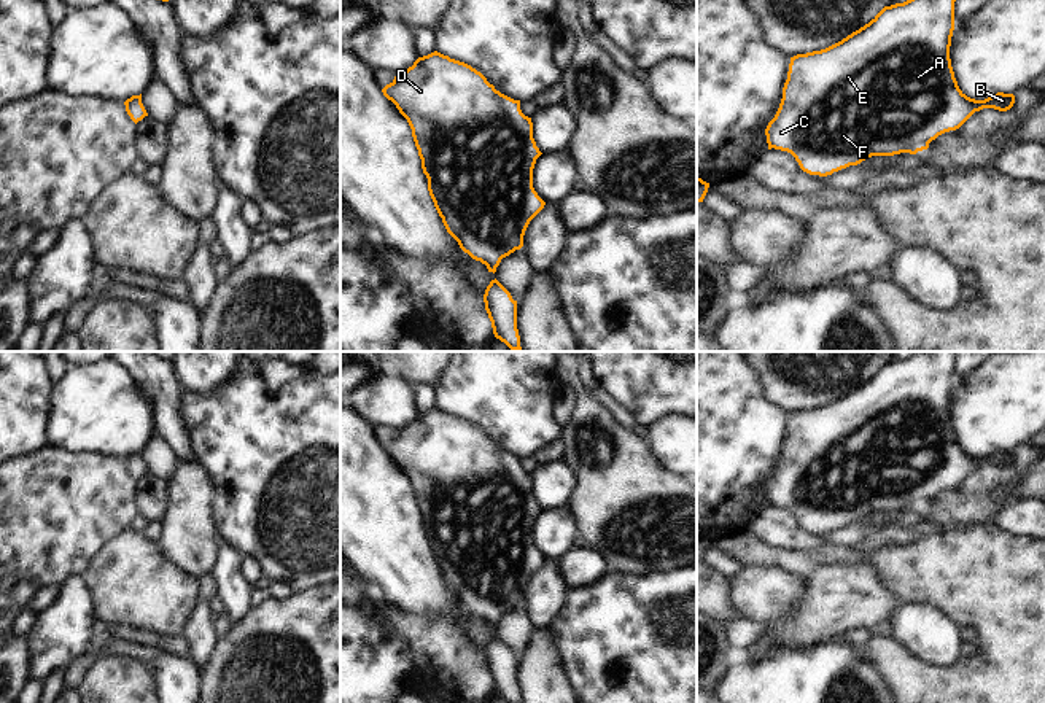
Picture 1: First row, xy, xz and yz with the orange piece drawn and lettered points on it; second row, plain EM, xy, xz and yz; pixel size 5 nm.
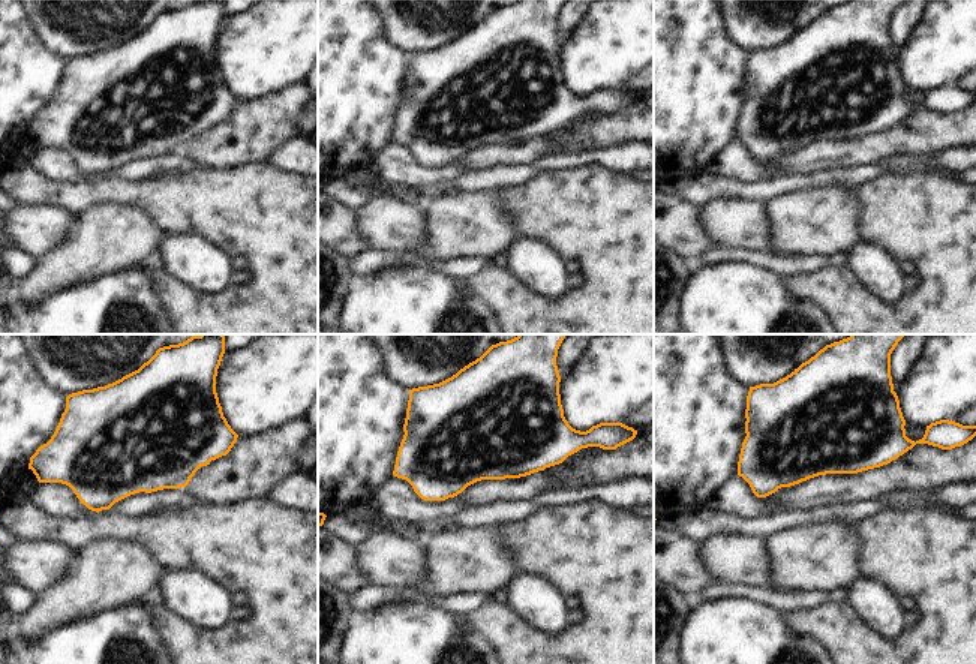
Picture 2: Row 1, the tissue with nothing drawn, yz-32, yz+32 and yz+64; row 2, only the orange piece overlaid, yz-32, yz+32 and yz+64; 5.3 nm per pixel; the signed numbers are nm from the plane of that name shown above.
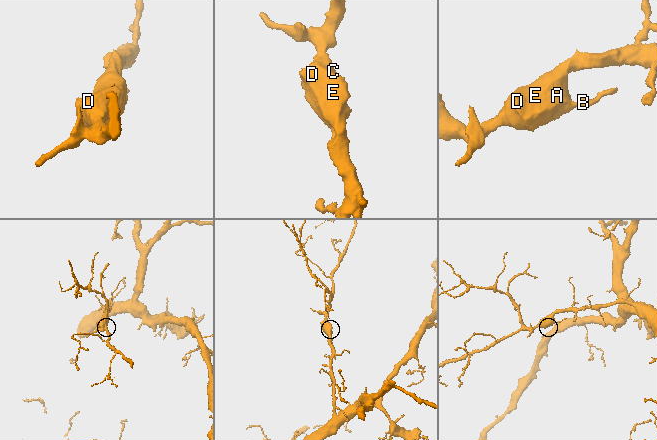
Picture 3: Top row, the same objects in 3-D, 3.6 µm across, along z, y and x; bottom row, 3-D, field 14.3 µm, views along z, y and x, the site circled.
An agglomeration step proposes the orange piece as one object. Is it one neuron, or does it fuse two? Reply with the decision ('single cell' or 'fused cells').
single cell

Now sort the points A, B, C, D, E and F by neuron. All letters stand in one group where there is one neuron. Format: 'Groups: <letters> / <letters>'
Groups: A B C D E F.

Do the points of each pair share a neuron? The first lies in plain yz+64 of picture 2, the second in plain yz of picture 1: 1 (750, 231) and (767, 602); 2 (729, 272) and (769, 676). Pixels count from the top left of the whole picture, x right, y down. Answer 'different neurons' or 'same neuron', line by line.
1: same neuron
2: same neuron

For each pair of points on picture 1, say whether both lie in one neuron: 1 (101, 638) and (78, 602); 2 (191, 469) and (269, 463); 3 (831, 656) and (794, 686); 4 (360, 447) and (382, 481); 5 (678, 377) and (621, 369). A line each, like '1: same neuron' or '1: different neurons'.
1: different neurons
2: different neurons
3: same neuron
4: same neuron
5: same neuron

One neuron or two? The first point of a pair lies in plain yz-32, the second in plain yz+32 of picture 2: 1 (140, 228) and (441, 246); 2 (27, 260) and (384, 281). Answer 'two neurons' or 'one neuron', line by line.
1: one neuron
2: two neurons

